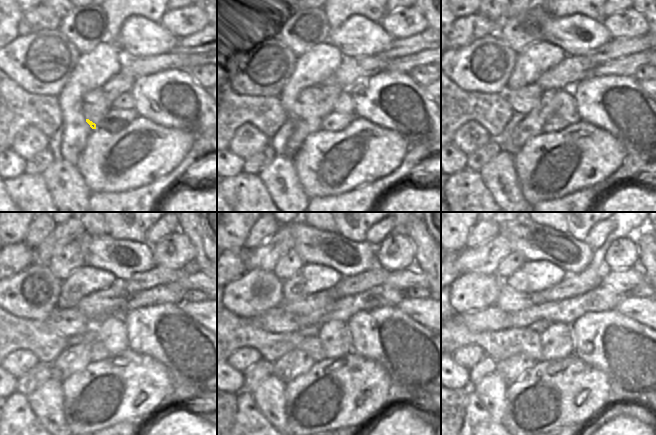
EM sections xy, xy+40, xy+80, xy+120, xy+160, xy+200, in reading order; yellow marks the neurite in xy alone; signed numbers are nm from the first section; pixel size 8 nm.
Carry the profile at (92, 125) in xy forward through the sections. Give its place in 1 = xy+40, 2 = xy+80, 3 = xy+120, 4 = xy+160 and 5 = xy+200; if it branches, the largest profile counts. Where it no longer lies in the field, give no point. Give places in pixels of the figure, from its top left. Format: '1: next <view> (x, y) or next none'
1: next xy+40 (302, 128)
2: next xy+80 (530, 126)
3: next xy+120 (74, 359)
4: next xy+160 (294, 363)
5: next xy+200 (511, 369)

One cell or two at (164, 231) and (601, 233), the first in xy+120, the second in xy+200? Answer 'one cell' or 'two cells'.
one cell

